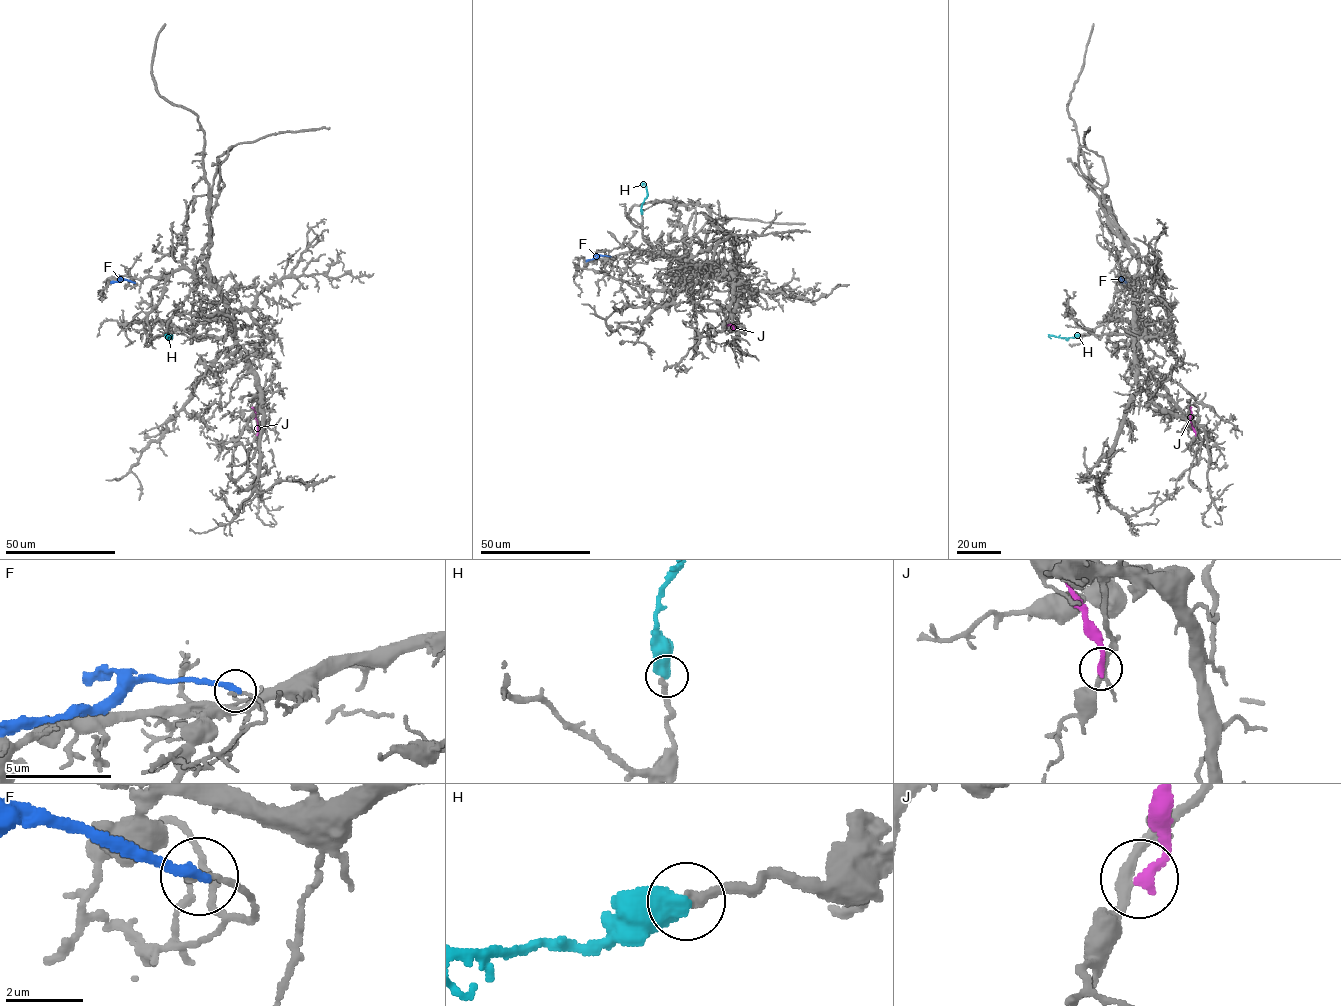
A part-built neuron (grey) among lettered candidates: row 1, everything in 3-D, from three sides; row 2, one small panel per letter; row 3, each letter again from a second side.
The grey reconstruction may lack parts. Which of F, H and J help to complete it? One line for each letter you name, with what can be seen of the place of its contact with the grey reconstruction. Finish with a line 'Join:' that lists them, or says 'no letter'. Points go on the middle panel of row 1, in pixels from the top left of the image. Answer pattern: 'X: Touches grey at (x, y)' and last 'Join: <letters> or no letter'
H: Touches grey at (642, 214)
Join: H

